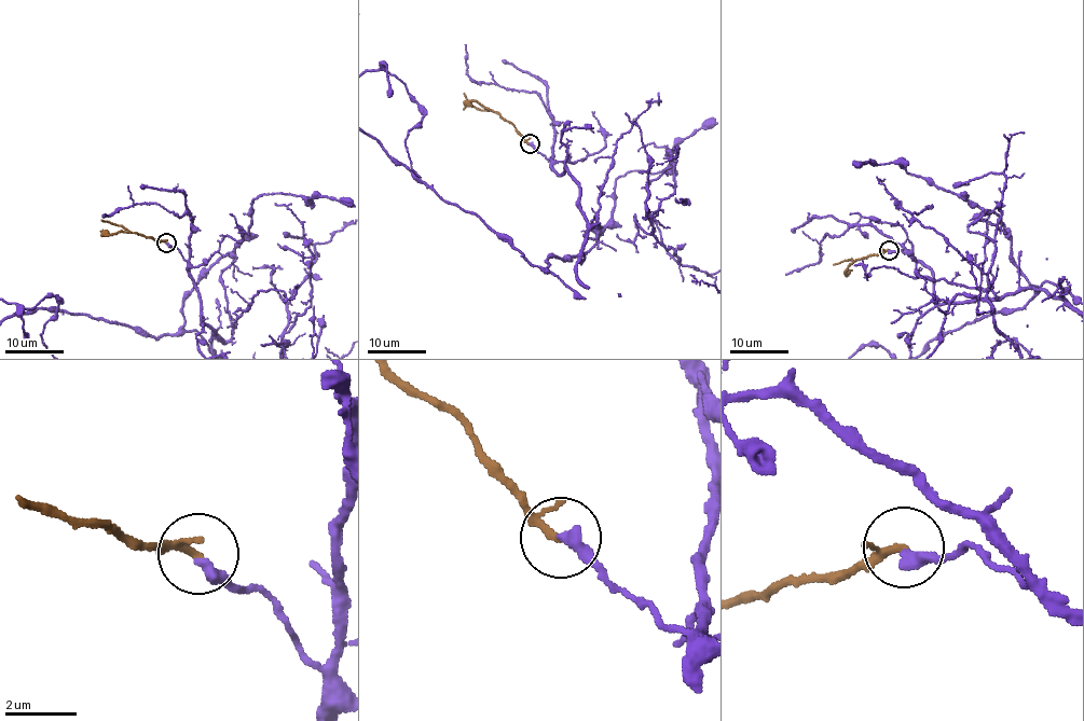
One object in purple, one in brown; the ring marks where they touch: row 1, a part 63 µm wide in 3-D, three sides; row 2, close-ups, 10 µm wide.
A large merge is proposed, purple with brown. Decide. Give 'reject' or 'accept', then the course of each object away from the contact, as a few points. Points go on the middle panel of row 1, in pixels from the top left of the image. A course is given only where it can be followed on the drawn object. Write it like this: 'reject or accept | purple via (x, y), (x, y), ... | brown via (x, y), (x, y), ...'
accept | brown via (530, 143), (496, 112), (477, 109), (463, 93)

